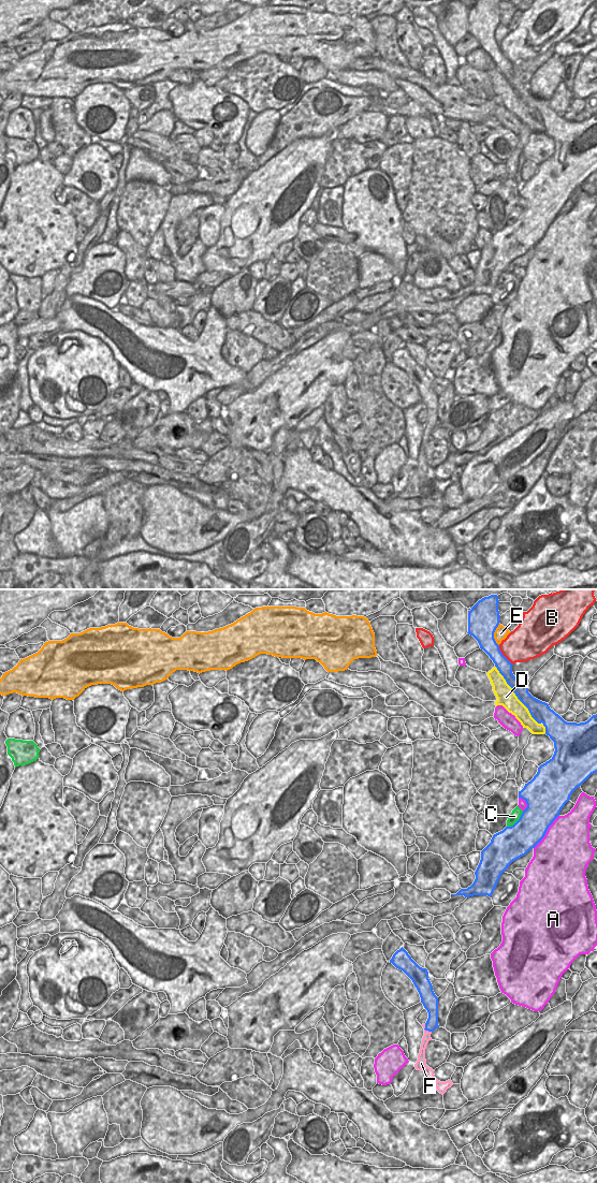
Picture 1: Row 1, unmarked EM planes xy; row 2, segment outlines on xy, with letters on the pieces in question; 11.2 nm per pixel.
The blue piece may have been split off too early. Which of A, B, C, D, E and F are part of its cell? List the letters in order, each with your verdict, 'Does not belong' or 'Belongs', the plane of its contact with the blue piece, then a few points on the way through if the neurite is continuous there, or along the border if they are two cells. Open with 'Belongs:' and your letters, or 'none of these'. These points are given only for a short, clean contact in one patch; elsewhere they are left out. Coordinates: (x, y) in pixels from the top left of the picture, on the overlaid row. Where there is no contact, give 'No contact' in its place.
Belongs: none of these
A: Does not belong. Touches blue in xy
B: Does not belong. Touches blue in xy
C: Does not belong. Touches blue in xy
D: Does not belong. Touches blue in xy
E: Does not belong. Touches blue in xy
F: Does not belong. Touches blue in xy. Boundary: xy (424, 1024), (424, 1028), (431, 1032).

